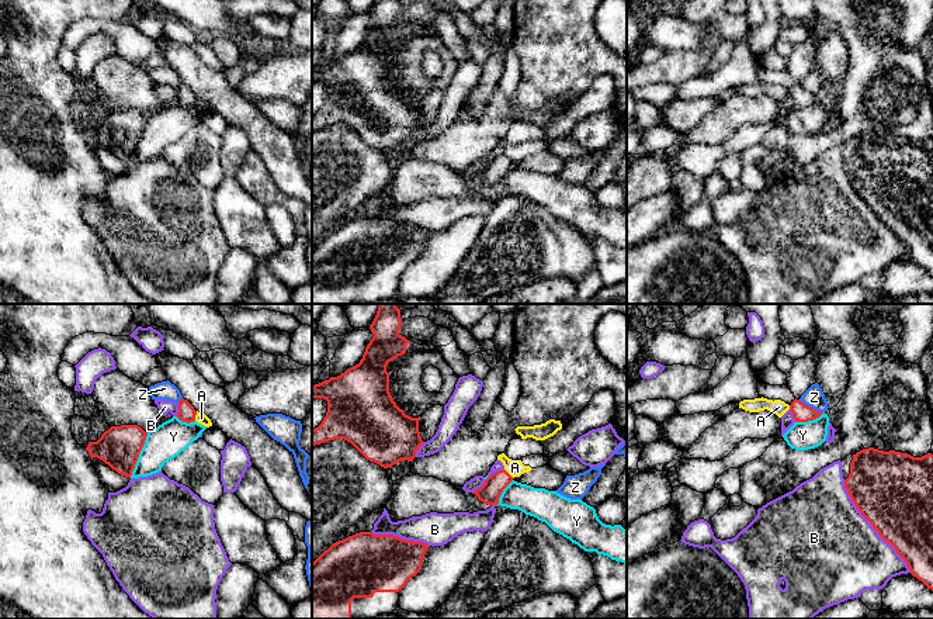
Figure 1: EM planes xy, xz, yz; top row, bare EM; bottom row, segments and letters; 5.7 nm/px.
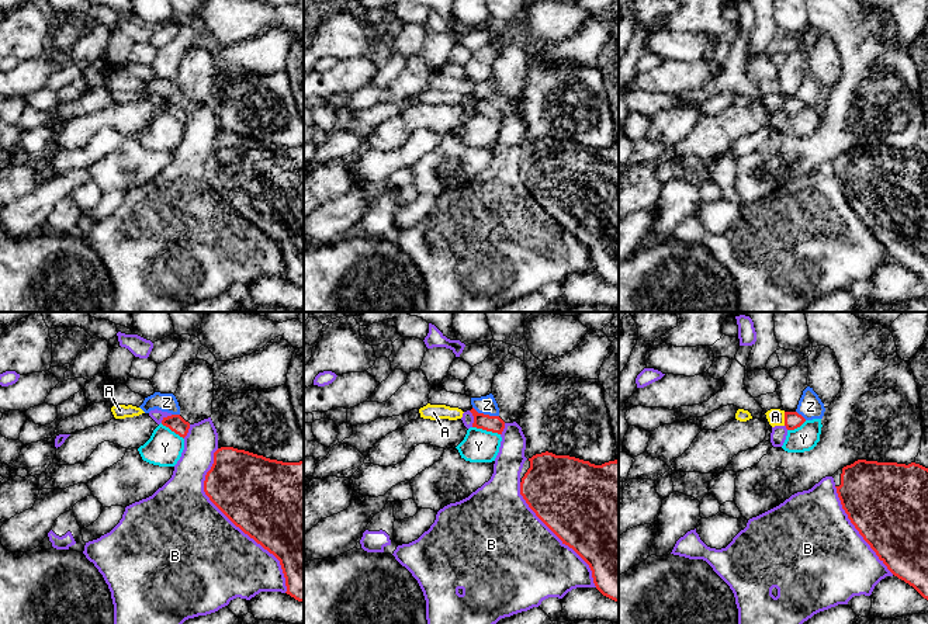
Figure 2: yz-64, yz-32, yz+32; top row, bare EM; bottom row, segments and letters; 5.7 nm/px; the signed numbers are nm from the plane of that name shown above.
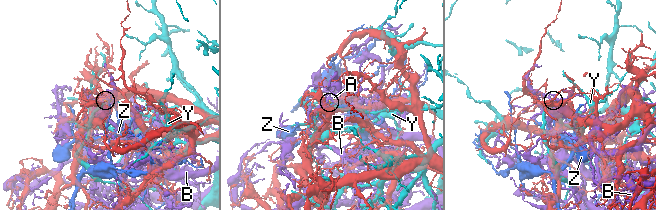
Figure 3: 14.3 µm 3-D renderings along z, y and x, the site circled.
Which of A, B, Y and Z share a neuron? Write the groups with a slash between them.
A / B / Y / Z

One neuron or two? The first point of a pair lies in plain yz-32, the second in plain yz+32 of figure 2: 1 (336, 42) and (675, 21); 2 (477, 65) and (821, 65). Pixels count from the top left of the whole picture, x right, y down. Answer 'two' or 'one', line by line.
1: two
2: two

